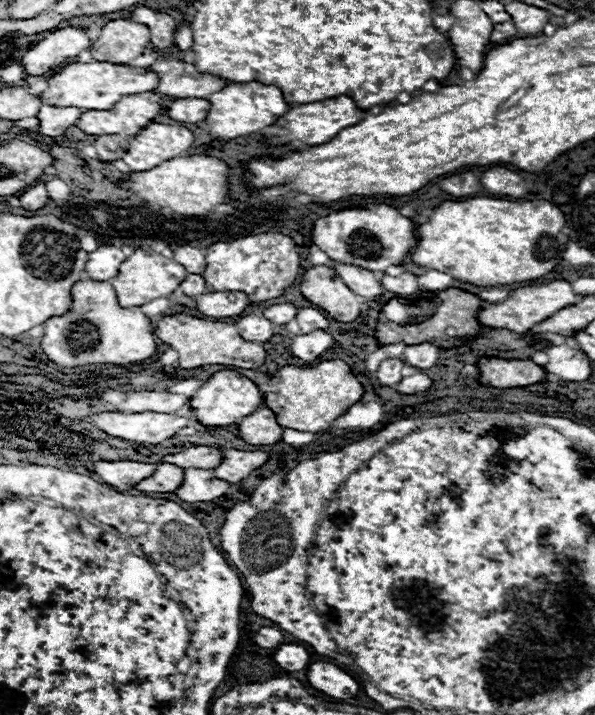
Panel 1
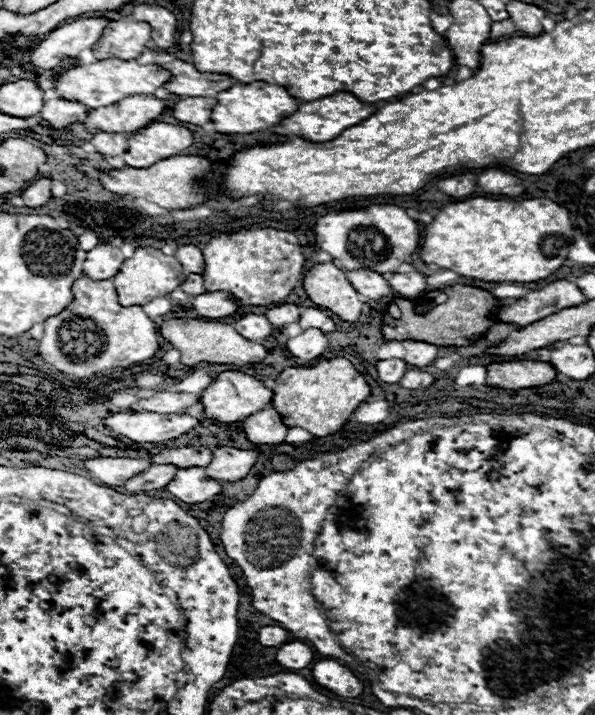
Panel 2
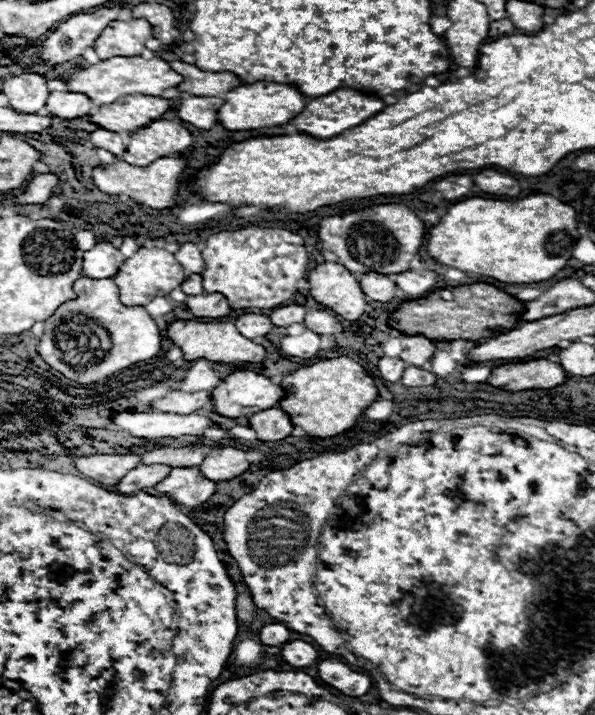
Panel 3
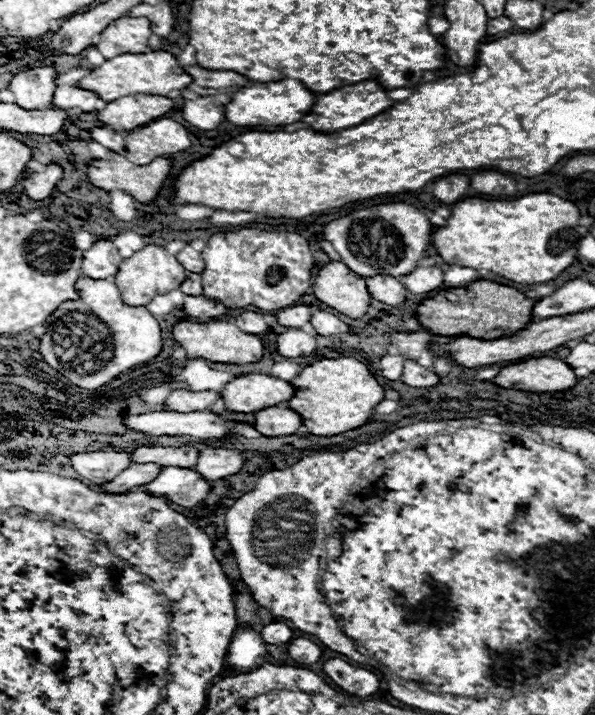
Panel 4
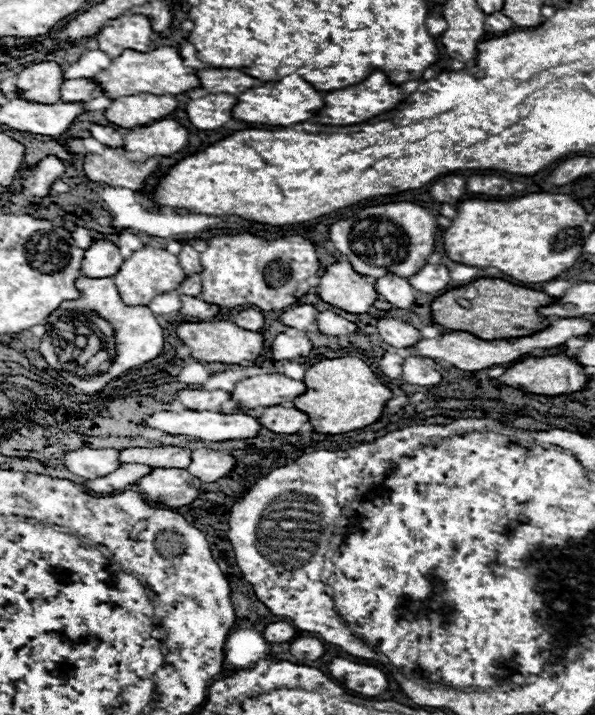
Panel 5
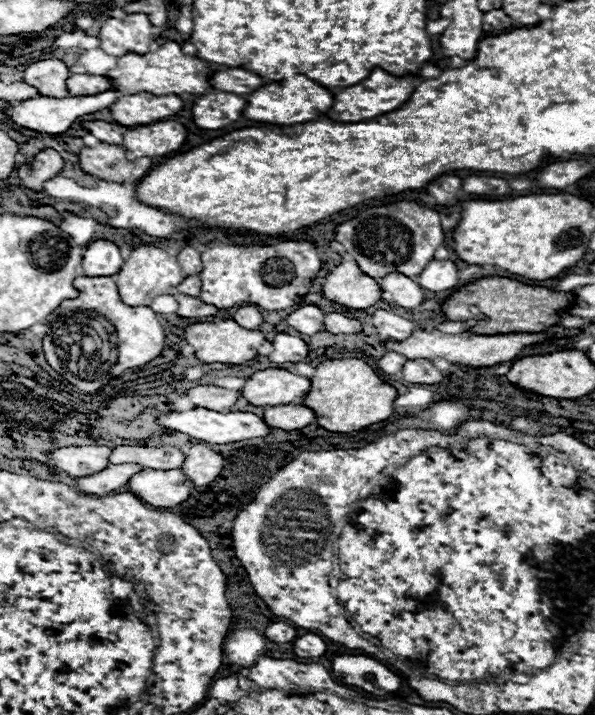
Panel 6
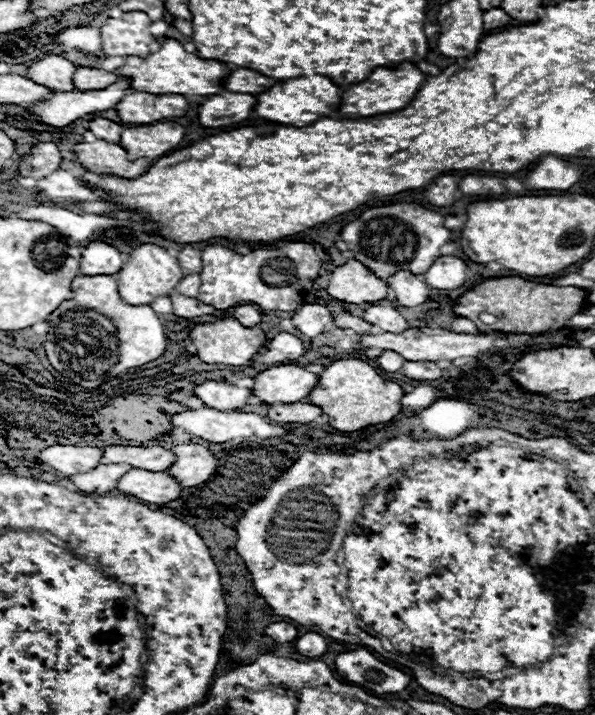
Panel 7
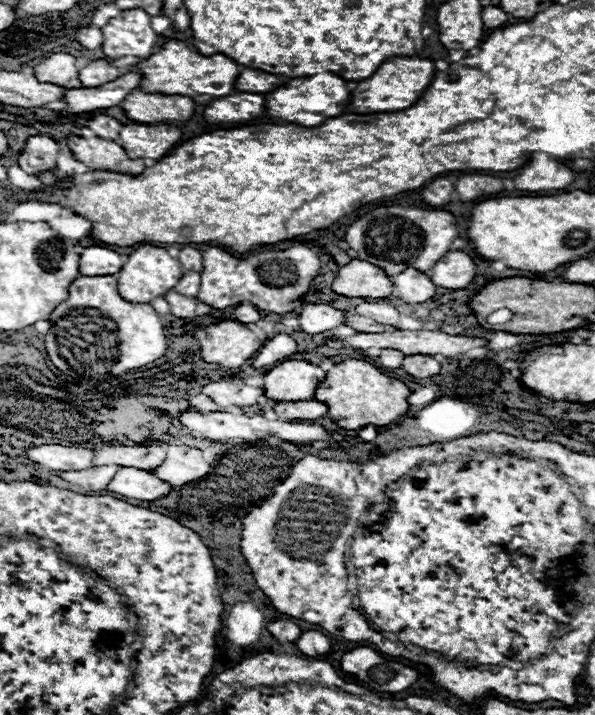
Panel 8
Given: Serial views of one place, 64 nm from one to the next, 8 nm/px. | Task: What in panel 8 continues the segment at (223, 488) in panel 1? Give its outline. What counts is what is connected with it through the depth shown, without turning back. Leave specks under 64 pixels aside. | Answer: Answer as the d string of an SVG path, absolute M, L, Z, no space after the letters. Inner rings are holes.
M122 468L114 476L114 480L108 484L108 490L118 492L118 494L128 496L128 498L154 502L154 500L160 500L160 498L168 496L174 488L168 482L156 478L154 474L150 474L146 470Z

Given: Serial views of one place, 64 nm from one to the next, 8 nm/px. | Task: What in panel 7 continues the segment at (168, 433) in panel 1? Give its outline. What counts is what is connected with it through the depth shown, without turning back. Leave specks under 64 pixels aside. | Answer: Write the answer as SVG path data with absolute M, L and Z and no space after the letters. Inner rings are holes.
M200 408L200 410L184 410L178 414L170 416L170 424L212 444L224 444L230 440L246 440L250 436L258 438L276 438L276 436L286 436L286 430L280 424L268 422L268 418L262 418L252 412L220 412L212 408Z

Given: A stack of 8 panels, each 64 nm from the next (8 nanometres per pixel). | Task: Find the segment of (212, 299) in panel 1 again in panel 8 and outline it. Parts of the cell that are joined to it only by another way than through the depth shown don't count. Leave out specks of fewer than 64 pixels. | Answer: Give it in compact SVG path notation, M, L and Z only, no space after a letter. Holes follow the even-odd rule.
M174 290L164 294L164 298L170 304L170 314L178 318L194 318L194 316L208 314L212 310L208 304L202 304L198 298L184 298L182 294L176 294Z

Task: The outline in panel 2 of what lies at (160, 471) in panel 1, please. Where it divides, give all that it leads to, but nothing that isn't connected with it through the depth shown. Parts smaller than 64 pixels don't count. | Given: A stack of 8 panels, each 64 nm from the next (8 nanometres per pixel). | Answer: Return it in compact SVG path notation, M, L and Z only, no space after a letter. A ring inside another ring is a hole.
M152 464L144 474L130 478L124 486L128 494L148 492L148 490L164 490L172 478L176 478L176 466L170 464Z

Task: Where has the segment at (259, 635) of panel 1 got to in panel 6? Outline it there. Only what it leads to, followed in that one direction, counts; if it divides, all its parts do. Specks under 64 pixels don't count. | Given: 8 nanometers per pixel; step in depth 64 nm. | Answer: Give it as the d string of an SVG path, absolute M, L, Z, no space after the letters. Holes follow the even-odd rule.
M274 622L266 628L264 636L276 644L284 644L284 642L292 642L296 638L296 630L290 624L284 622Z

